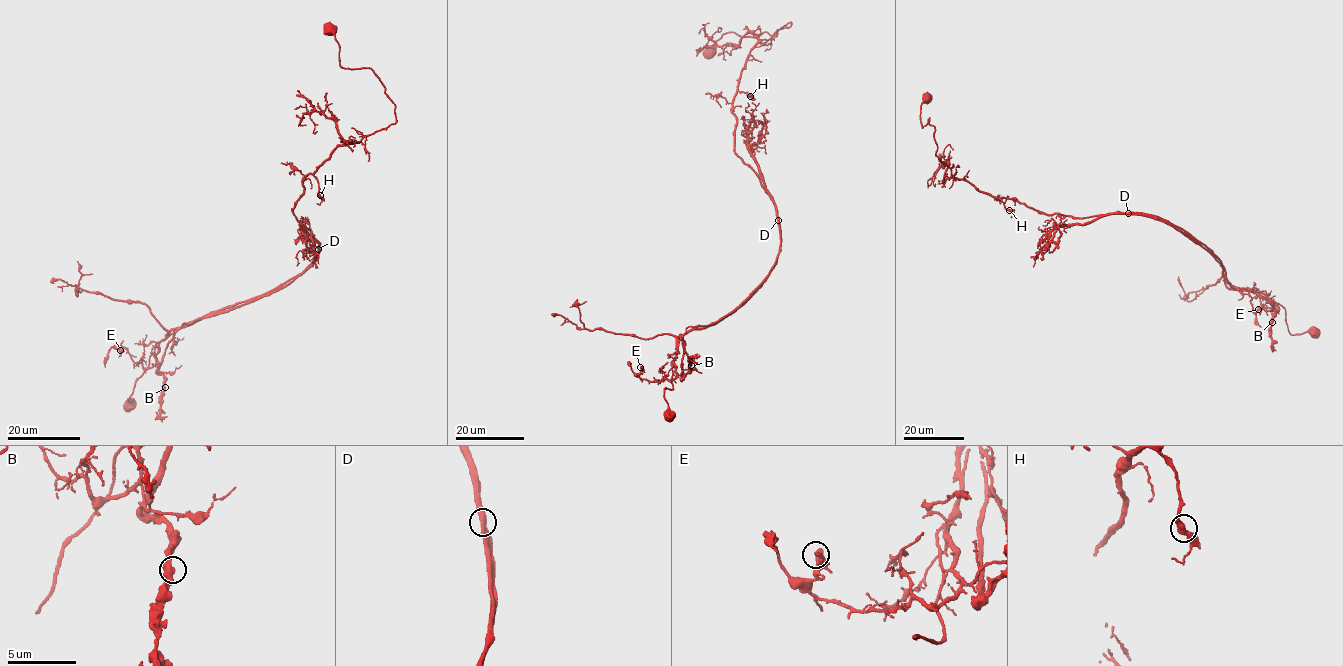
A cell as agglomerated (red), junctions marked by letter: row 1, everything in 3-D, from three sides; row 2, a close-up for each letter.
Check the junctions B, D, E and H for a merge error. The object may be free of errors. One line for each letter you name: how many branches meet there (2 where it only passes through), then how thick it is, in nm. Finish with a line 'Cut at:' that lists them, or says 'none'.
D: branches 2; calibre 440 nm
Cut at: D

